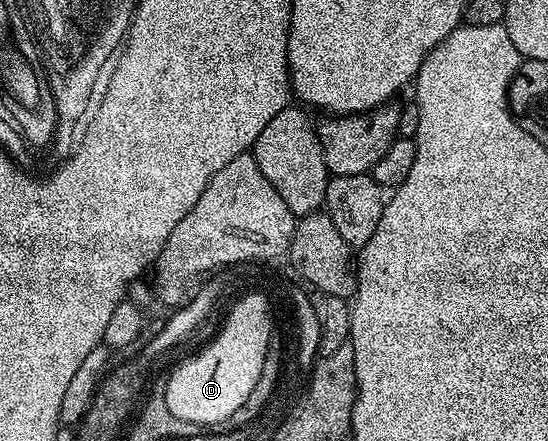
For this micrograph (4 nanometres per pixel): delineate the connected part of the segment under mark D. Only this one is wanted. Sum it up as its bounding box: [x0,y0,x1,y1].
[161,295,273,425]

